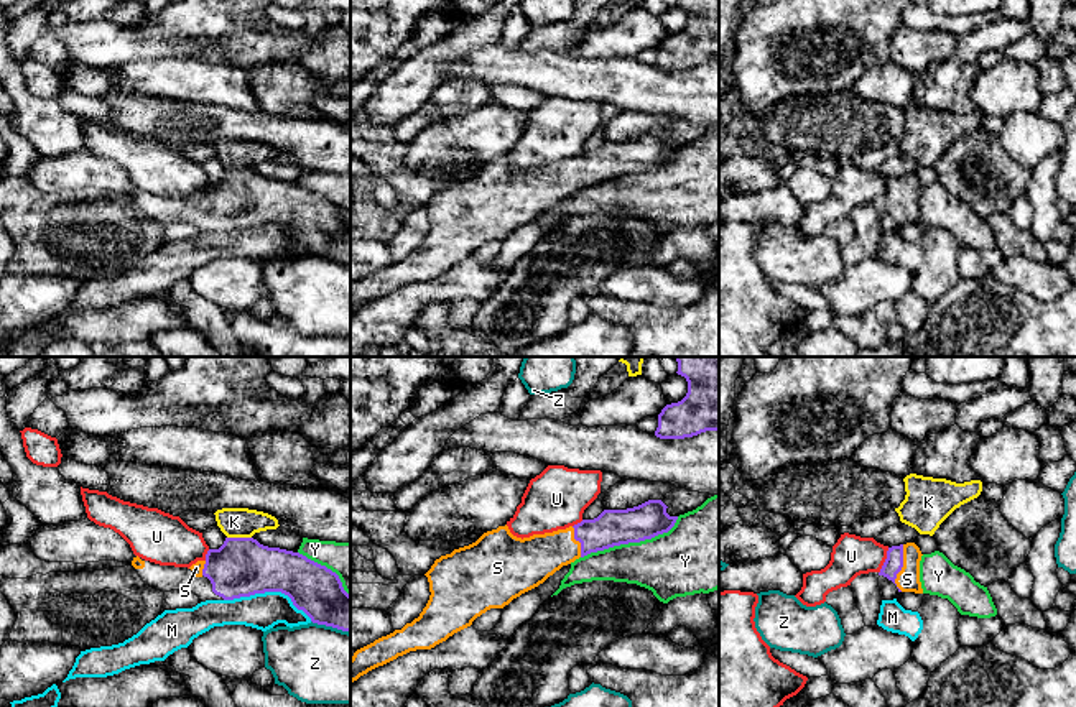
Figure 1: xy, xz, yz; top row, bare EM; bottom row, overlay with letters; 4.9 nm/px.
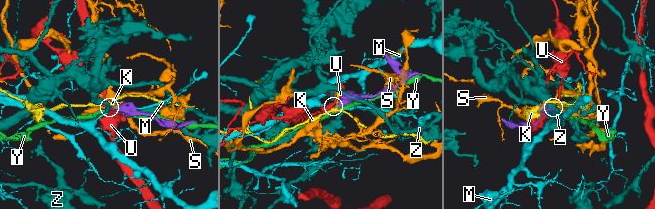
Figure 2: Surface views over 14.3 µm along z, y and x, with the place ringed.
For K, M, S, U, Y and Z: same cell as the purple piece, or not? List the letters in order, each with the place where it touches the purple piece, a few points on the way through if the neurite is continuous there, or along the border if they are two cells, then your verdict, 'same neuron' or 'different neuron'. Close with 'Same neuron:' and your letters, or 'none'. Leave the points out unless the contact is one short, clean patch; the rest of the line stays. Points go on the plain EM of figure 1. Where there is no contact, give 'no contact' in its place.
K: contact xy (239, 170); border xy (227, 168), (250, 170); different neuron
M: contact xy (268, 222); different neuron
S: contact yz (902, 198); way yz (894, 194), (902, 198), (907, 211); same neuron
U: contact yz (885, 193); border yz (889, 180), (879, 204); different neuron
Y: contact xz (630, 173); different neuron
Z: contact xy (331, 257); different neuron
Same neuron: S

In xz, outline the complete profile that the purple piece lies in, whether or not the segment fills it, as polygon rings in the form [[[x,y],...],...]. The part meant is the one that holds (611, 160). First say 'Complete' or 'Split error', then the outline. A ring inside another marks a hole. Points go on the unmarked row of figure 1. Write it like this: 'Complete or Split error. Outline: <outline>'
Split error. Outline: [[[648,132],[523,171],[505,156],[441,187],[424,206],[431,227],[420,248],[357,281],[350,289],[350,314],[410,283],[434,280],[487,242],[503,240],[579,189],[668,164],[678,148],[670,148],[666,140],[661,132]]]

